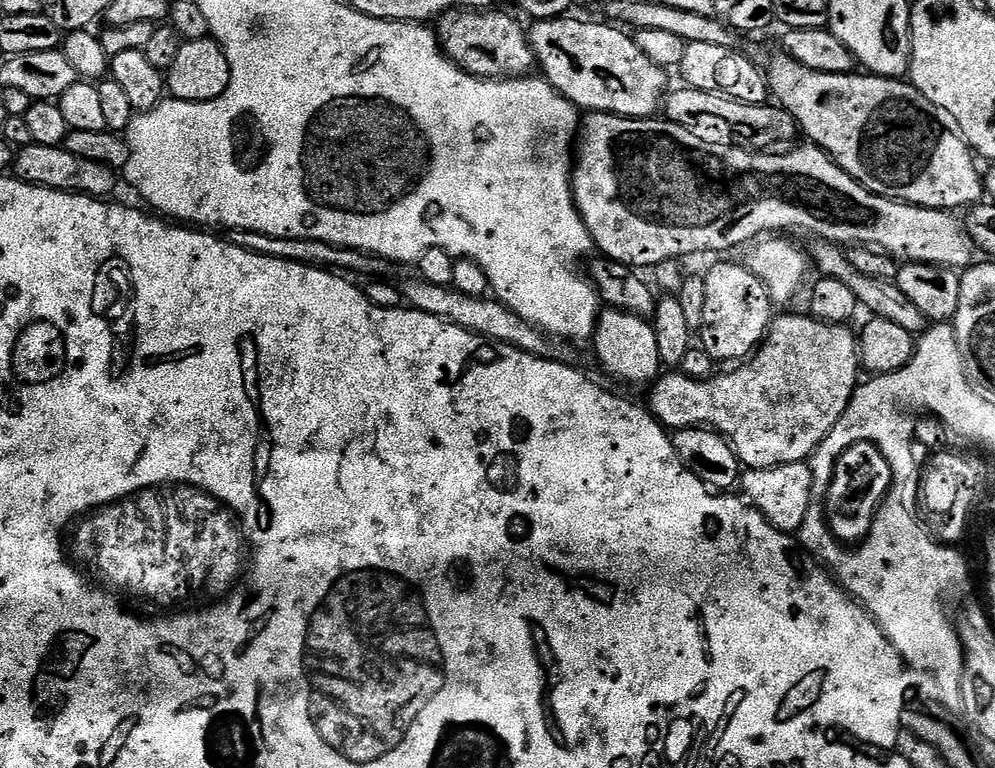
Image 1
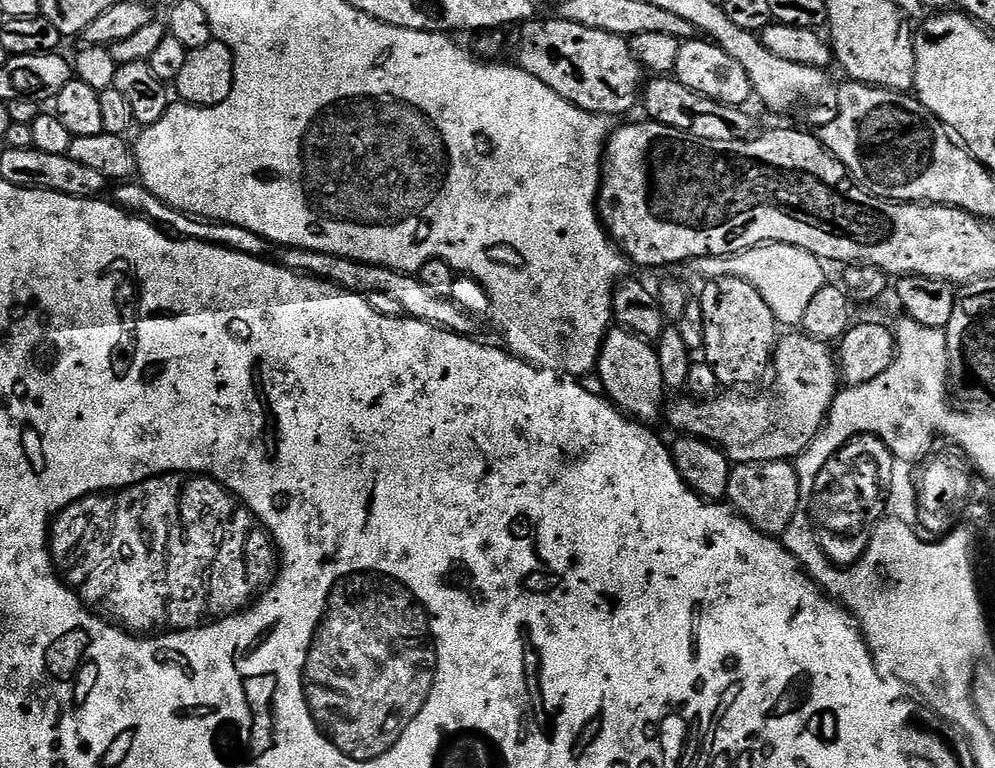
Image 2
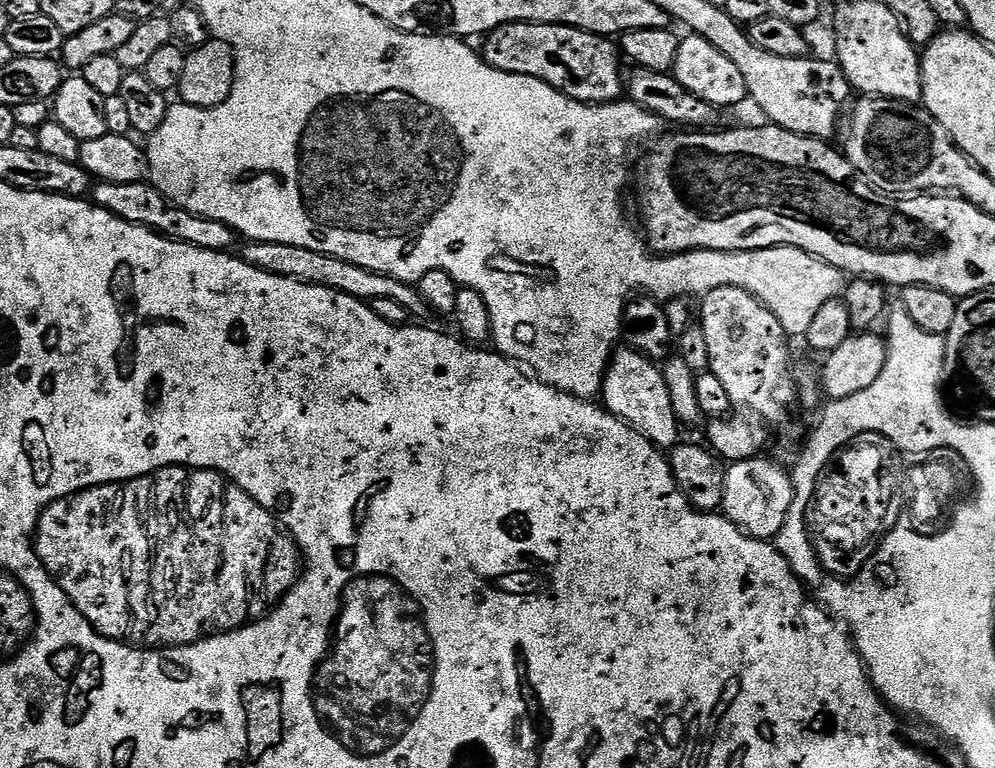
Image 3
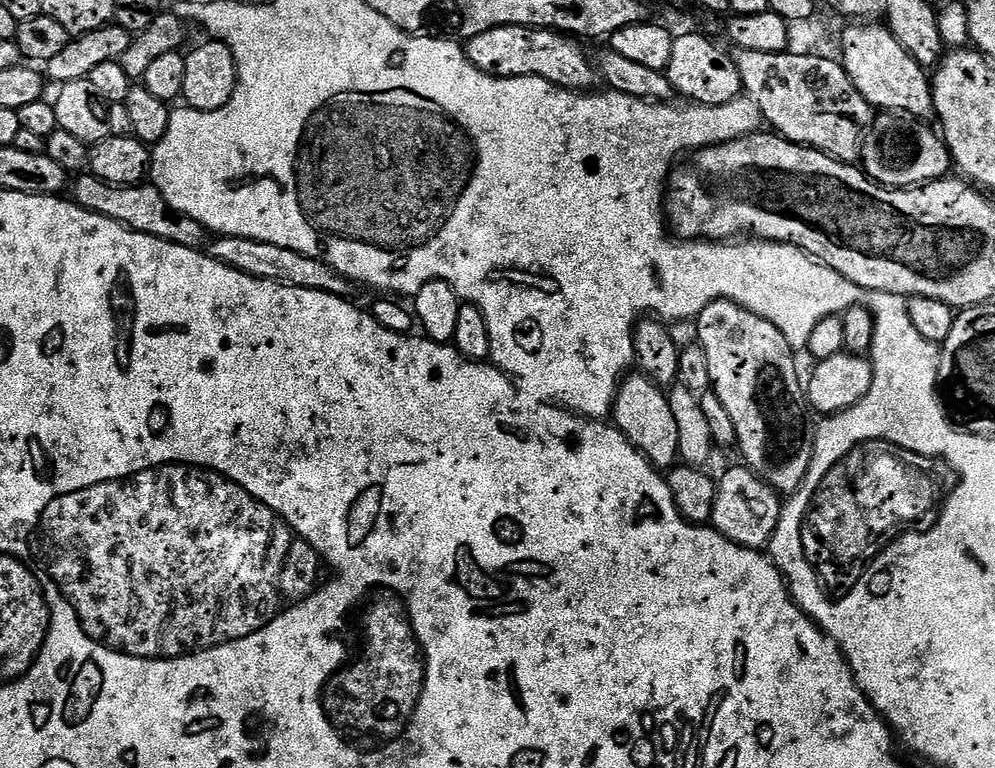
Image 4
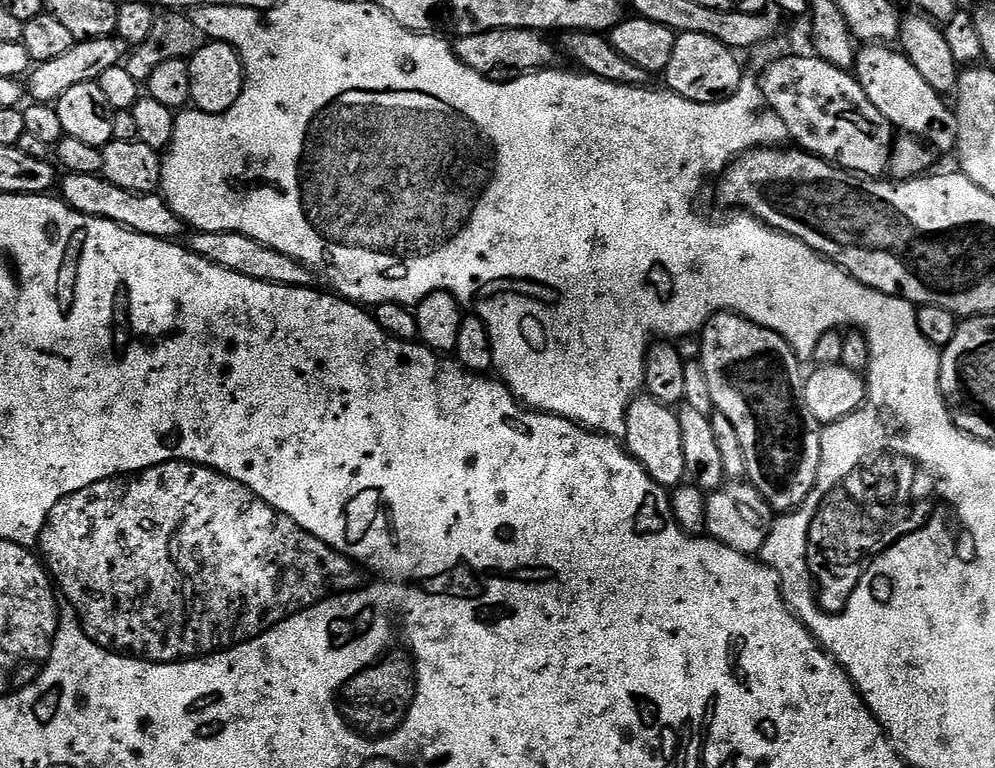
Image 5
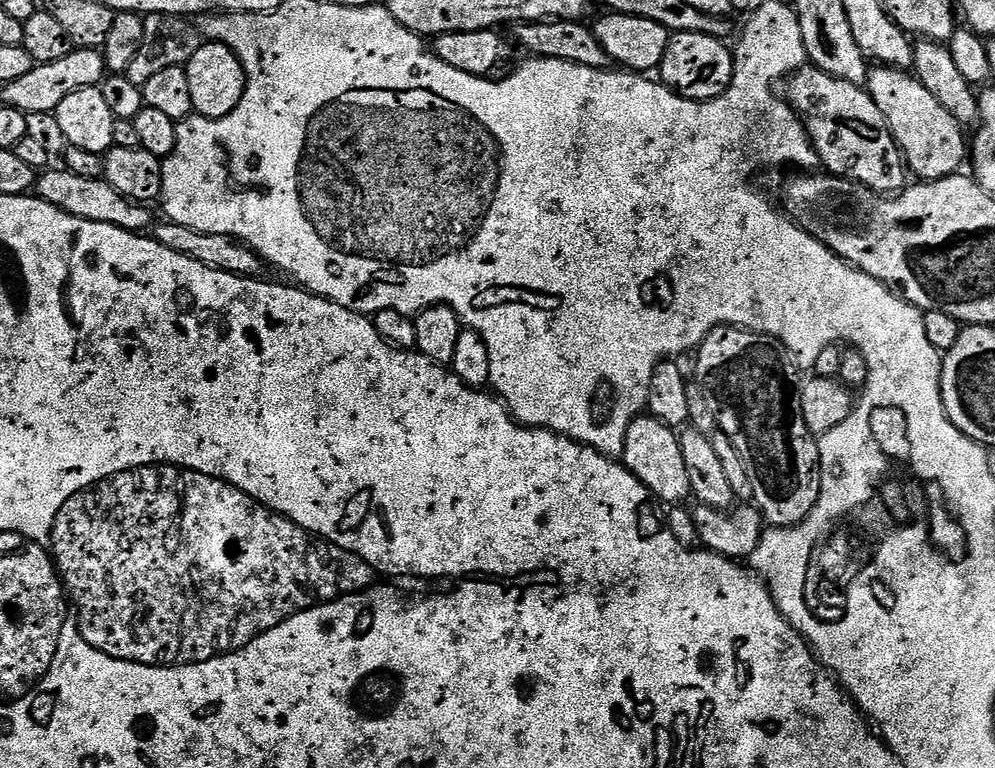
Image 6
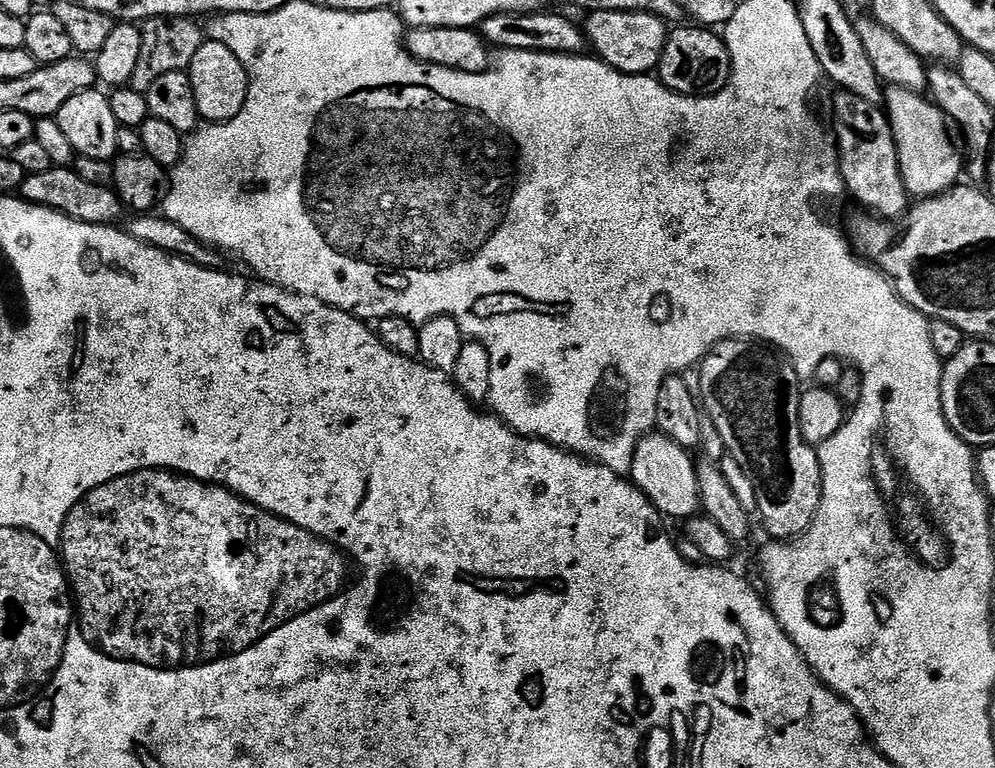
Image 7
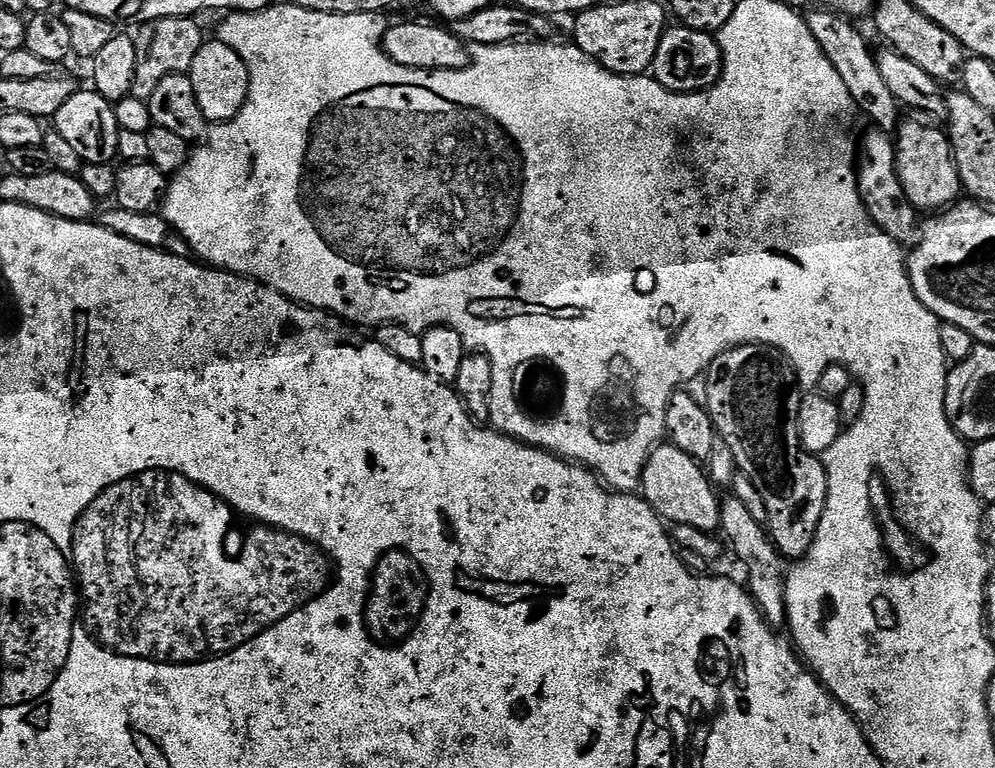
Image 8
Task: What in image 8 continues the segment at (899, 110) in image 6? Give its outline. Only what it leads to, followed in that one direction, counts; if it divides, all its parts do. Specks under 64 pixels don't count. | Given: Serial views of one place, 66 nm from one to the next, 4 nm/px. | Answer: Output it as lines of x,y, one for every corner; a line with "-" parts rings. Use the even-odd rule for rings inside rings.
920,118
912,119
916,120
905,119
898,128
901,140
899,140
899,143
902,146
897,147
896,150
896,165
900,171
900,181
906,190
906,198
910,198
910,202
916,209
924,214
936,214
961,199
962,185
956,165
956,156
952,152
952,141
948,139
947,131
943,127
935,128
932,125
935,123
925,122

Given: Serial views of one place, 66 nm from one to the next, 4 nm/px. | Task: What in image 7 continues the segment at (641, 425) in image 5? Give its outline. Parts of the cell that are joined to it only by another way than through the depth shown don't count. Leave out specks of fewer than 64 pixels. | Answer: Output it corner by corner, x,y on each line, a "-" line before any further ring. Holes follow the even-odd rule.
658,430
644,436
634,450
630,479
660,511
661,517
673,516
684,522
701,511
696,464
688,456
691,456
689,449
678,446
678,442
666,438

